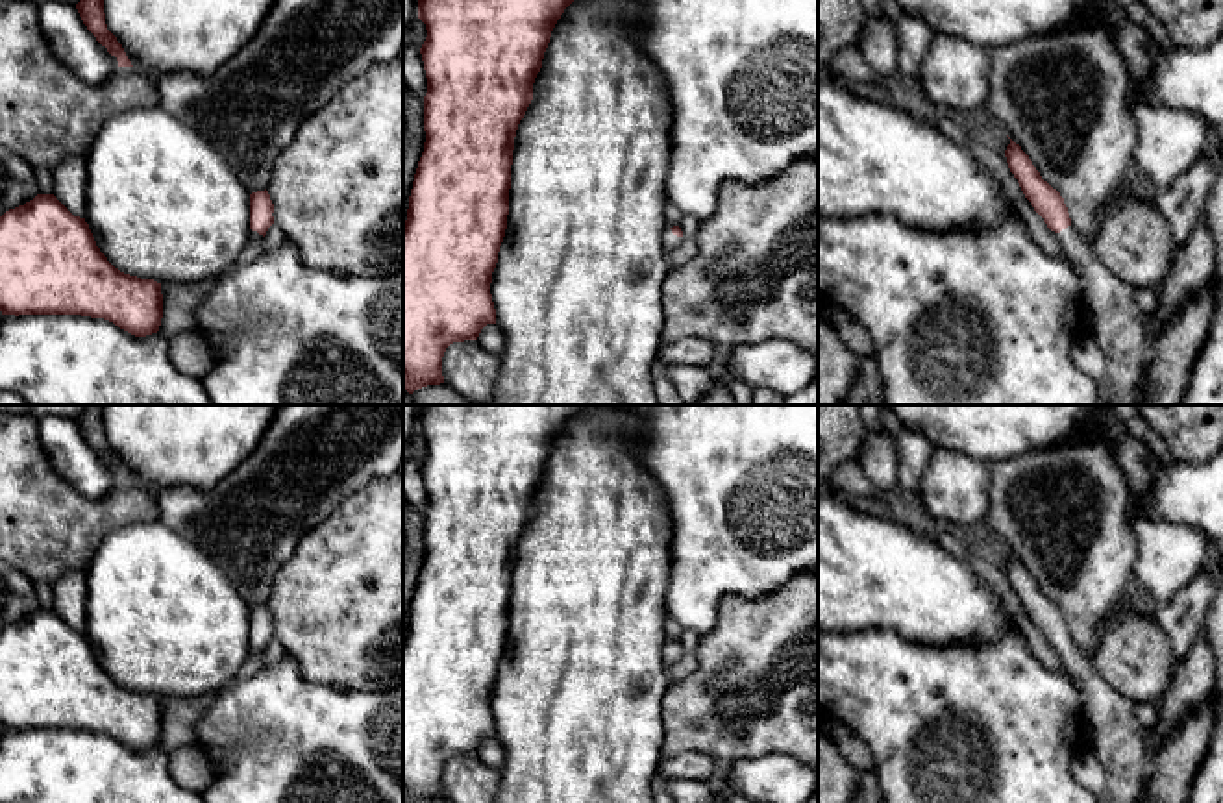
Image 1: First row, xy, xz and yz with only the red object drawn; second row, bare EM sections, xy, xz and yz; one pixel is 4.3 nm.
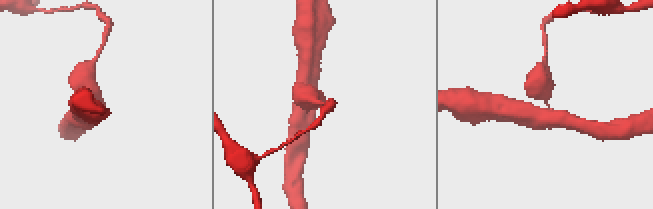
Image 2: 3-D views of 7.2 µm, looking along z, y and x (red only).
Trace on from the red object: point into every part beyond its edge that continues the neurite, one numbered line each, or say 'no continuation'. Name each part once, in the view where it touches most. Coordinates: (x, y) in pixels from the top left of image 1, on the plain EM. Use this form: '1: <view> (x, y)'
1: xz (670, 655)

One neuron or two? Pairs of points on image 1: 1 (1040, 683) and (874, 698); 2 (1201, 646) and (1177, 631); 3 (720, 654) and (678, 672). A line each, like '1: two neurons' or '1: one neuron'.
1: one neuron
2: two neurons
3: two neurons

